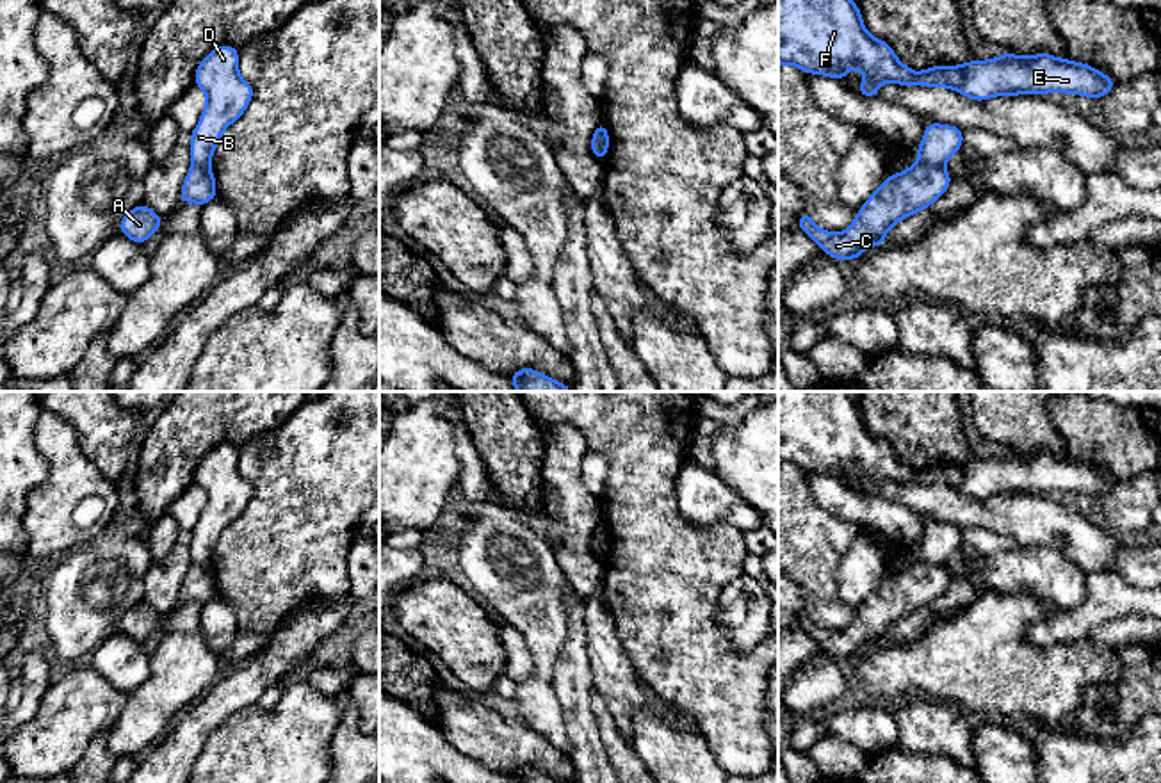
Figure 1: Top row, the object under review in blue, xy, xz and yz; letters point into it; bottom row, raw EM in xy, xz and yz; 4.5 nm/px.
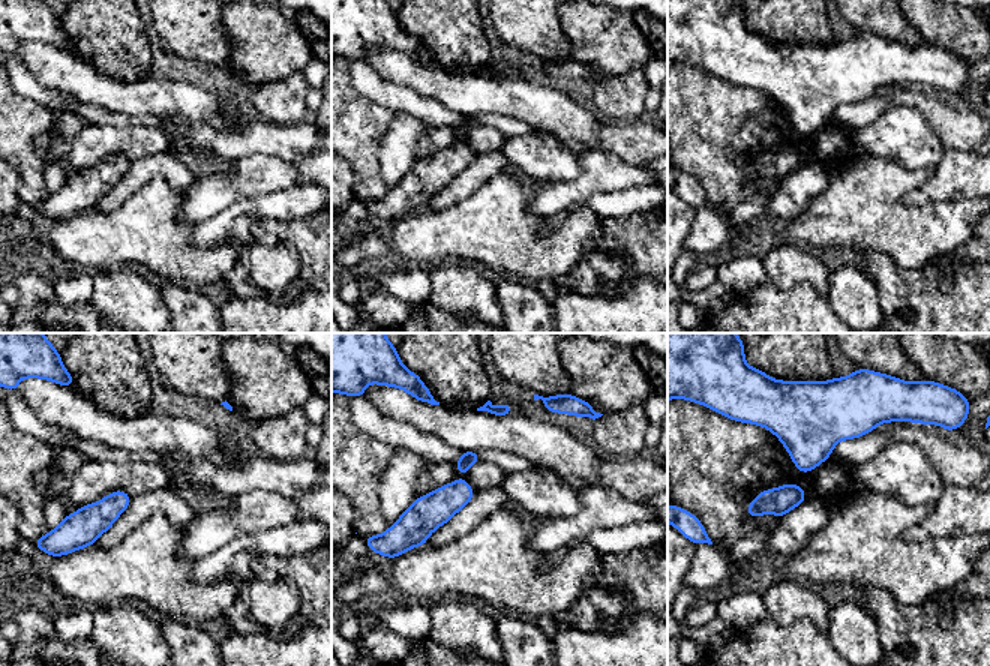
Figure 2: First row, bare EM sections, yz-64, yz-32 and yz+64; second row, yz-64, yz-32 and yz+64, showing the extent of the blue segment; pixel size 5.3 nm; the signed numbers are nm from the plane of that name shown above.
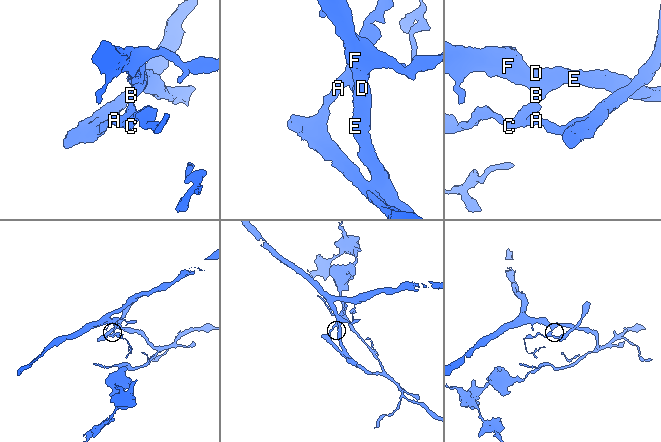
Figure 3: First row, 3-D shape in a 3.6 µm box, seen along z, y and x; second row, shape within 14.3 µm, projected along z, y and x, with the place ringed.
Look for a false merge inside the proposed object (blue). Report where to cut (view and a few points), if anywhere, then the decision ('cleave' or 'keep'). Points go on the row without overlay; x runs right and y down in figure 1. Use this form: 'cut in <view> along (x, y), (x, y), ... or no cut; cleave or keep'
cut in yz along (919, 557), (942, 566); cleave

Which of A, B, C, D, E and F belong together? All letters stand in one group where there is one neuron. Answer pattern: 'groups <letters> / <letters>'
groups A C / B D E F

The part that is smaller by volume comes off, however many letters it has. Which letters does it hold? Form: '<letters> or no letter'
A, C

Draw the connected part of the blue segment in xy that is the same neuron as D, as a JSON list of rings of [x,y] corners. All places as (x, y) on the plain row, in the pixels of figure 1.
[[[231,443],[214,447],[198,464],[194,482],[208,495],[198,525],[191,530],[191,559],[208,564],[223,530],[249,504],[255,488],[239,473],[239,448]]]

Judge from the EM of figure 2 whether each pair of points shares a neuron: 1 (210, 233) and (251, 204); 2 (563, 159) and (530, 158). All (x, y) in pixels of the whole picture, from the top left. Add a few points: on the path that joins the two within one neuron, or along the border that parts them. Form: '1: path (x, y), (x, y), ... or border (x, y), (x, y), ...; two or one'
1: path (221, 224), (240, 207); one
2: path (555, 159), (537, 156); one

